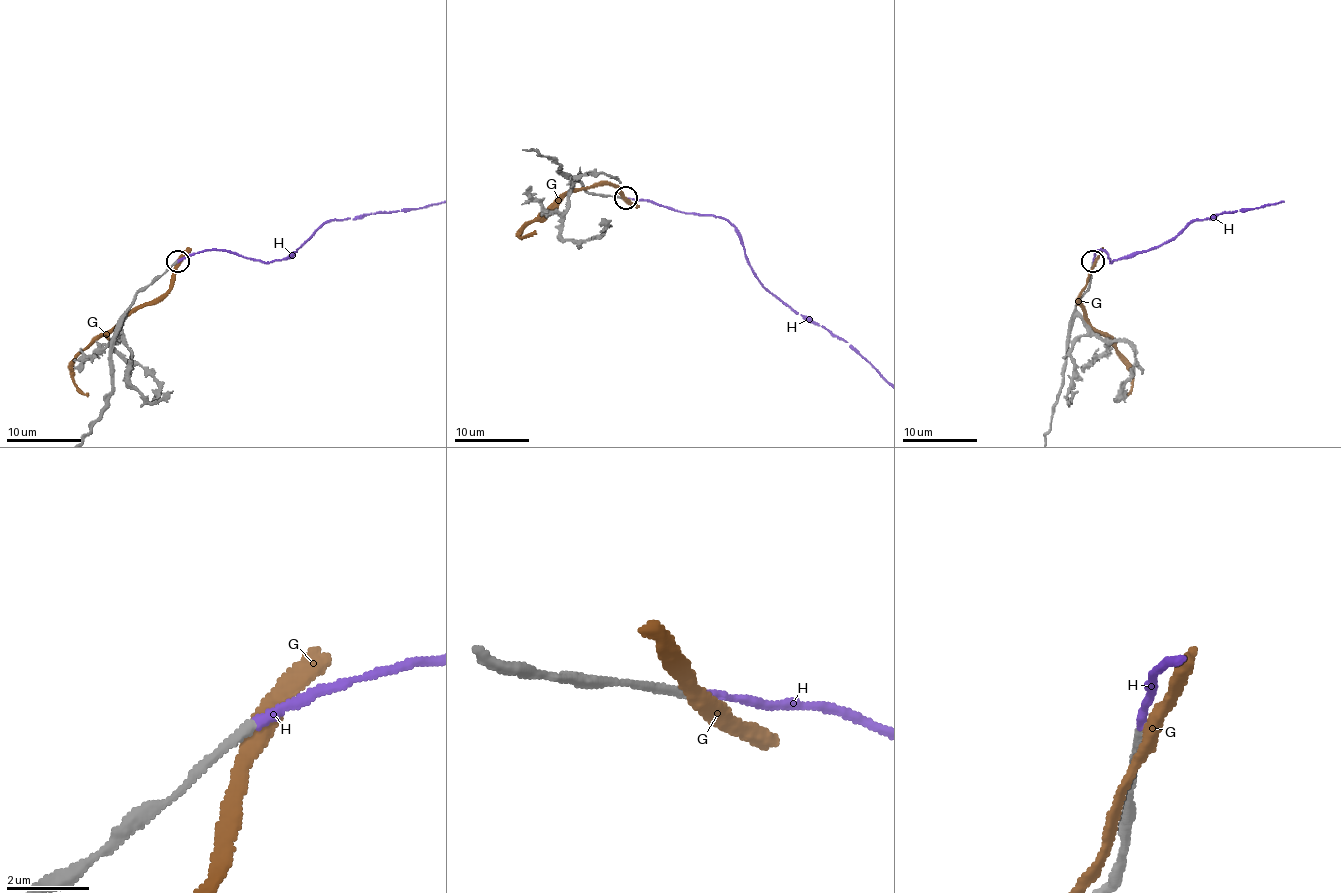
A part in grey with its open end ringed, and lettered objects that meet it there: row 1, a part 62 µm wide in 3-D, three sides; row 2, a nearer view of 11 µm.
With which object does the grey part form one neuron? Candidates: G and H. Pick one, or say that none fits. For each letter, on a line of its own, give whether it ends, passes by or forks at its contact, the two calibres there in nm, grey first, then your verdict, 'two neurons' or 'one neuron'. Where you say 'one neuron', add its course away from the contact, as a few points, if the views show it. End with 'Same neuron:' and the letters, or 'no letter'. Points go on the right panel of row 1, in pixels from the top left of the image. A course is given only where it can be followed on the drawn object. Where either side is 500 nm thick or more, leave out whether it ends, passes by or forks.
G: it passes by | 240/400 nm | two neurons
H: it ends | 200/180 nm | one neuron
Same neuron: H

